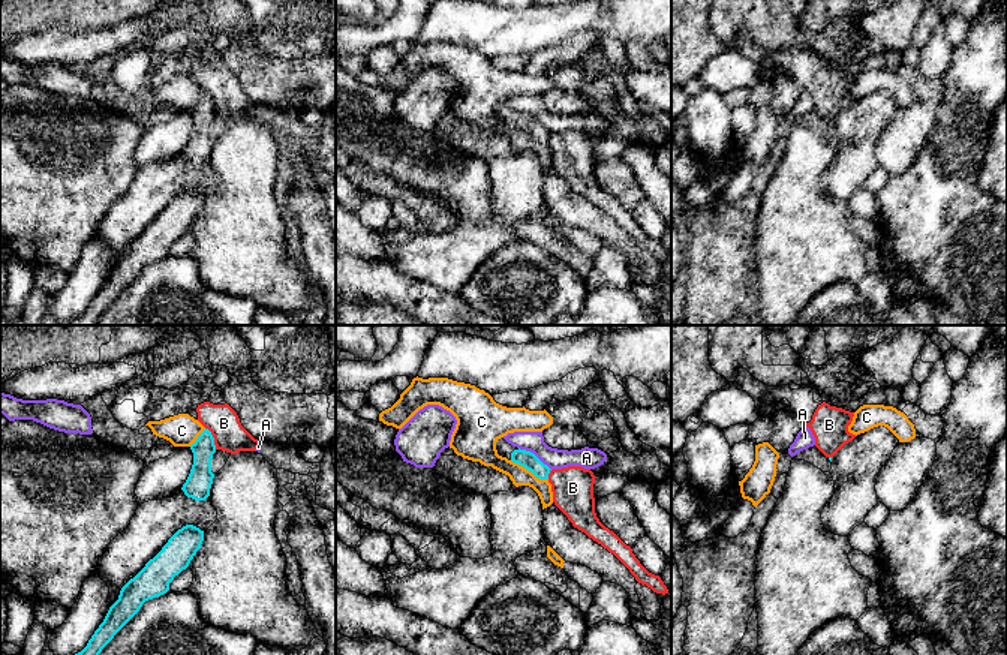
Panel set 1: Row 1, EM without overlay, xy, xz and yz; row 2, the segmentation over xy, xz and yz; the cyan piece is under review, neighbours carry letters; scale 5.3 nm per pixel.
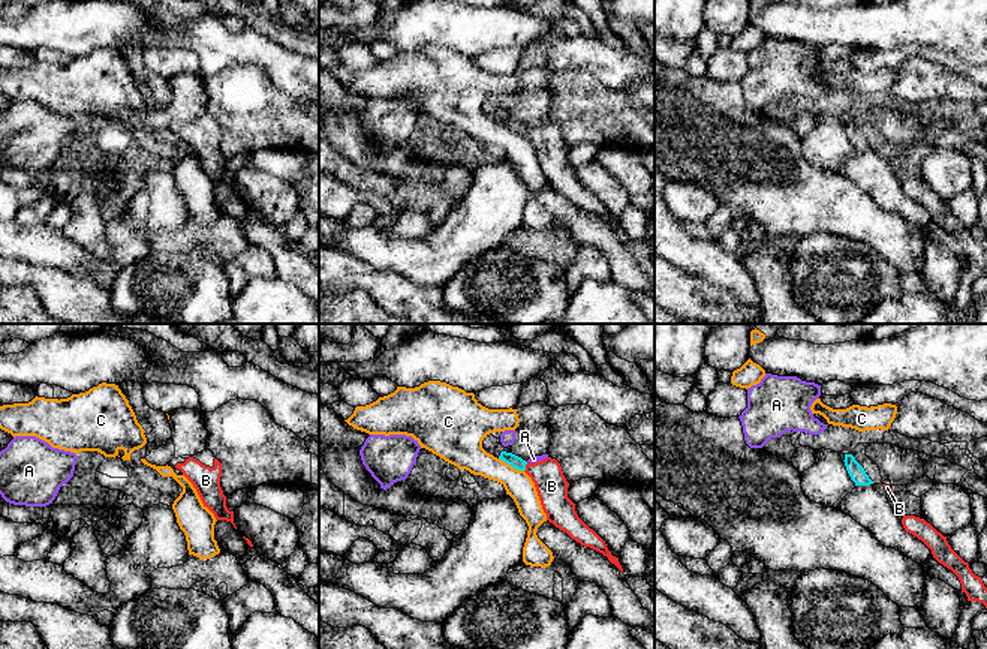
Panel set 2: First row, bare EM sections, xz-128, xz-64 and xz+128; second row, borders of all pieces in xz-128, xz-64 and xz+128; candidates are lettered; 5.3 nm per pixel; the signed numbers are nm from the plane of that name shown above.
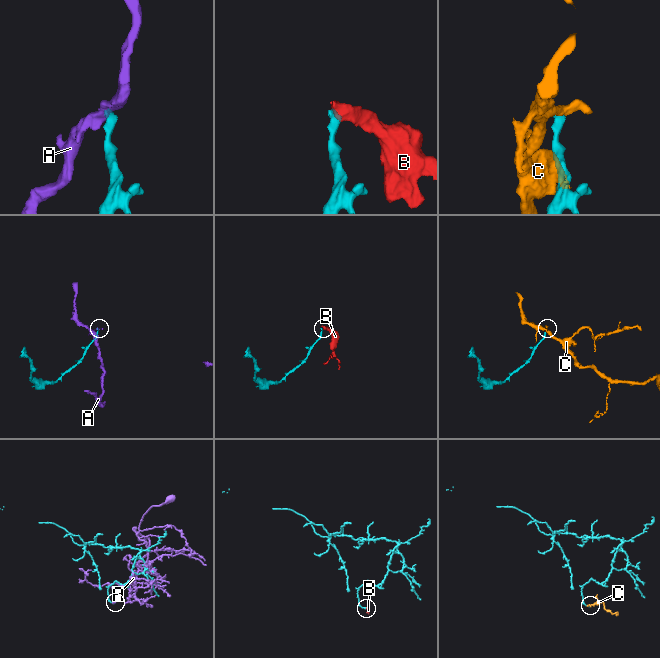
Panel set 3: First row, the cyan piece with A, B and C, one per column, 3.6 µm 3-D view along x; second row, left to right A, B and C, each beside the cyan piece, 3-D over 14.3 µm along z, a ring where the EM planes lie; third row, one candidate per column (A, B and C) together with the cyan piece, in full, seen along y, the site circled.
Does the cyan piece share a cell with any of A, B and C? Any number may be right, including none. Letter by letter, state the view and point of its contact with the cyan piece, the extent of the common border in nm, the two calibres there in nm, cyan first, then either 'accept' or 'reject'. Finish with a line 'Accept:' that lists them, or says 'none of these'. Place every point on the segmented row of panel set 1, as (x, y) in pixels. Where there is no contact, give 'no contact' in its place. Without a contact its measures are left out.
A: contact xz (534, 454); length 220 nm; calibres 90 and 110 nm; reject
B: contact xy (213, 438); length 130 nm; calibres 140 and 170 nm; reject
C: contact xz (529, 469); length 240 nm; calibres 90 and 120 nm; reject
Accept: none of these

